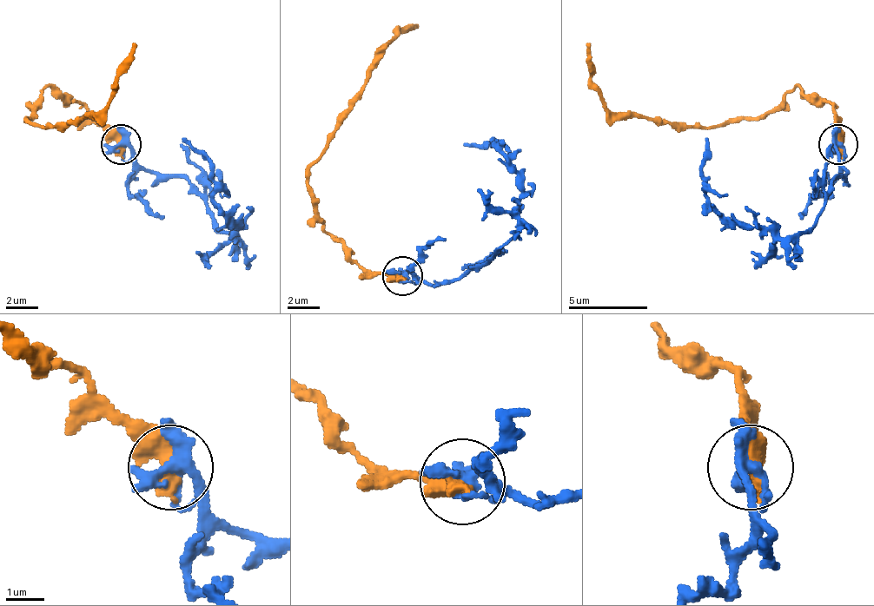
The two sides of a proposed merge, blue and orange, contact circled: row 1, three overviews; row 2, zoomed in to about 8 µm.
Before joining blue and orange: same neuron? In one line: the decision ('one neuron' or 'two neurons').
two neurons

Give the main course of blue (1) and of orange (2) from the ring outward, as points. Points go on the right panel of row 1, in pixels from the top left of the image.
1: (837, 145), (845, 168), (817, 220), (790, 236), (738, 228), (706, 196), (702, 165), (706, 137)
2: (837, 145), (837, 113), (797, 85), (758, 117), (730, 117), (702, 125), (619, 117), (591, 77), (587, 42)

